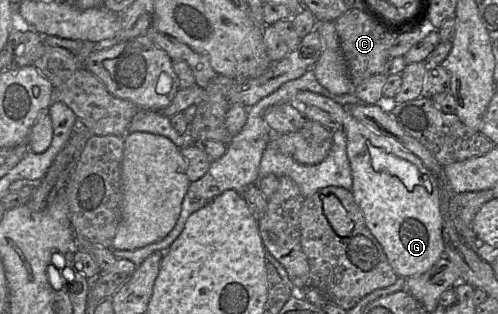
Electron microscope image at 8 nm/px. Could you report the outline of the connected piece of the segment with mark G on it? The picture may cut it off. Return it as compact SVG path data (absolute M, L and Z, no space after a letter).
M300 91L295 97L298 107L315 106L333 115L342 125L347 138L347 156L352 172L352 194L359 205L365 223L382 246L394 272L403 278L421 275L429 271L444 255L442 238L443 215L441 212L441 185L438 178L426 168L422 160L402 147L398 142L376 133L367 125L354 118L348 107L310 91Z

